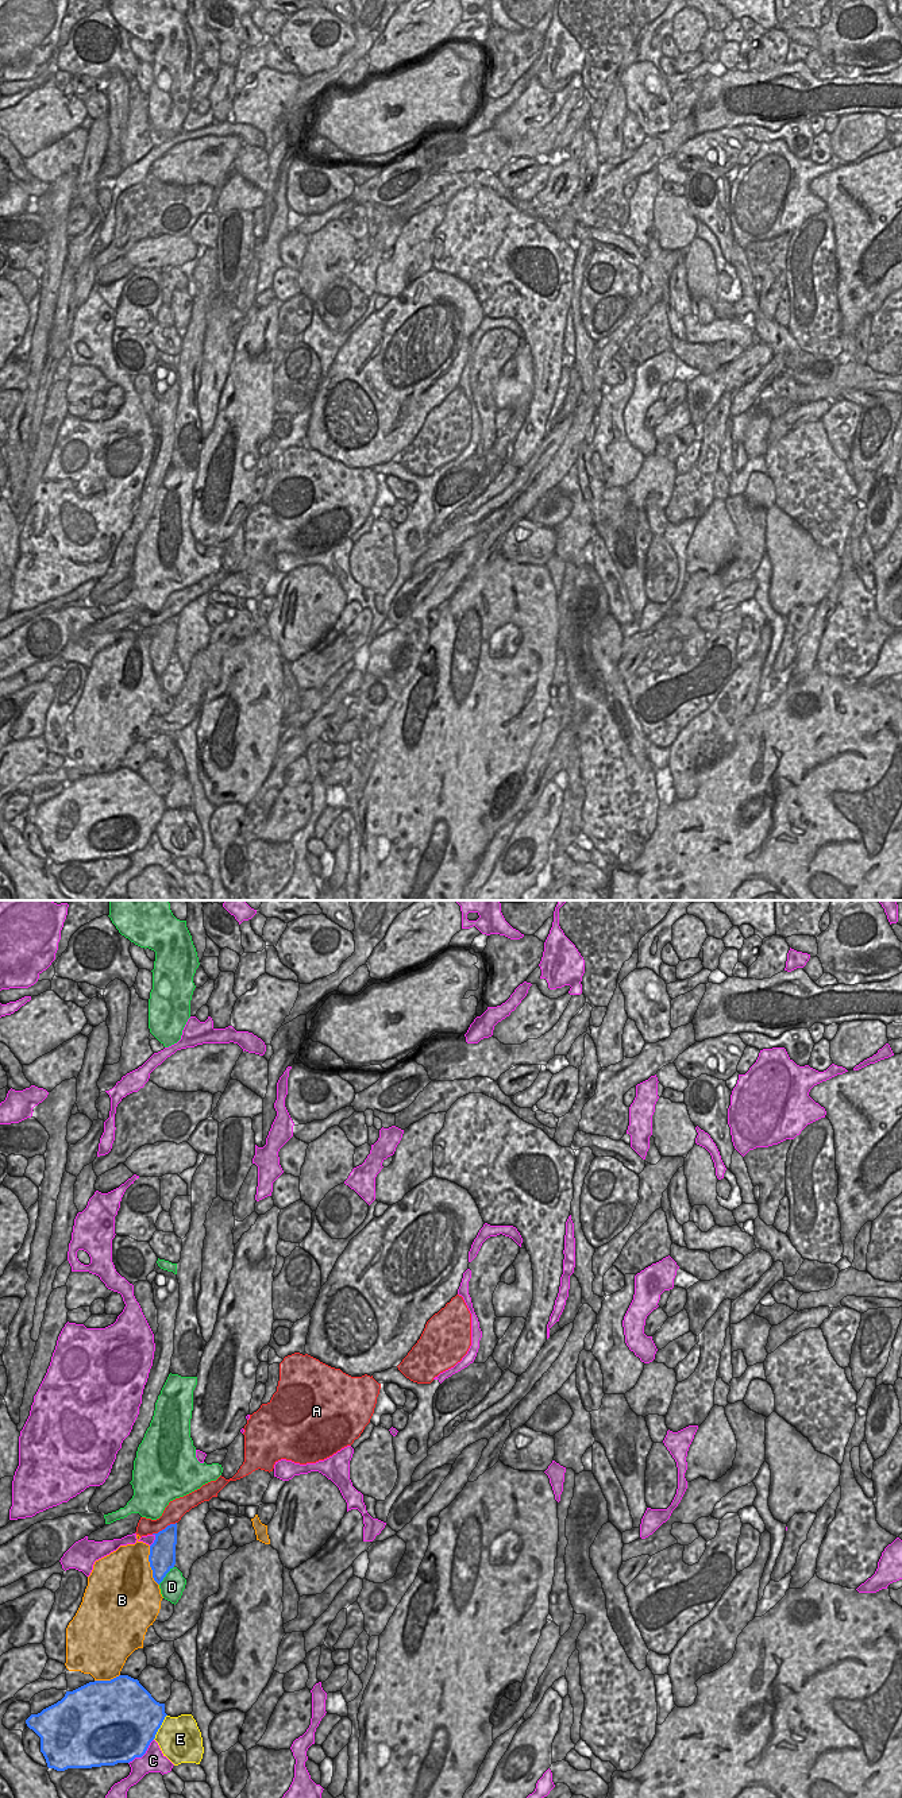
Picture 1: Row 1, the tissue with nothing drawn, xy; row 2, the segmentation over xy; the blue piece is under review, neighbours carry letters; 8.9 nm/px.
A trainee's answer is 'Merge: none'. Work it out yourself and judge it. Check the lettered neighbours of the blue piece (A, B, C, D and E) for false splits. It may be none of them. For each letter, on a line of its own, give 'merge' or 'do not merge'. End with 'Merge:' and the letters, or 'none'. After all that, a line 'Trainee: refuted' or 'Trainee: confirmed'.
A: do not merge
B: do not merge
C: do not merge
D: do not merge
E: do not merge
Merge: none
Trainee: confirmed

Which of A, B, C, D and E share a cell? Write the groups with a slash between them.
A / B / C / D / E

